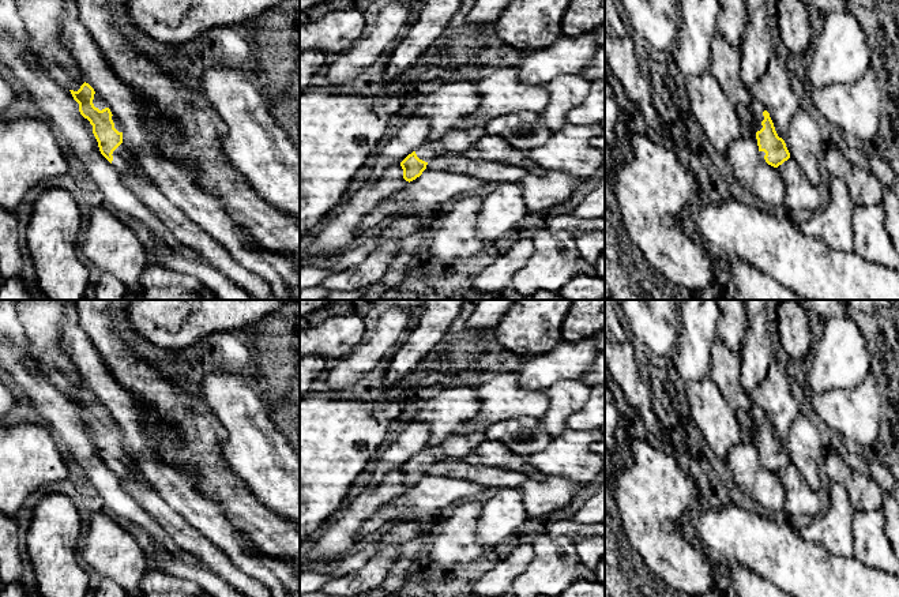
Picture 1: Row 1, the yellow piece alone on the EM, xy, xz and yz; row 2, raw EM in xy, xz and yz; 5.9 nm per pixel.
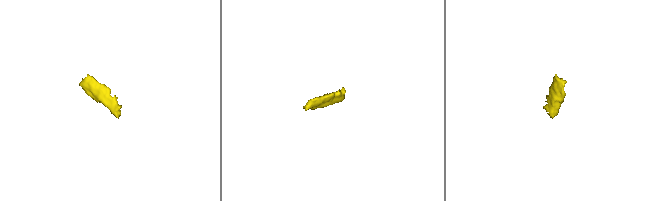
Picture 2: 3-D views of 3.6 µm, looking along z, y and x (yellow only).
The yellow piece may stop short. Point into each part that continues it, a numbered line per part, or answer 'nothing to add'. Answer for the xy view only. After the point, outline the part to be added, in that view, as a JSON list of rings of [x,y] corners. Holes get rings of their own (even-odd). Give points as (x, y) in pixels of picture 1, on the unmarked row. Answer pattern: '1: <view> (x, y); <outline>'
1: xy (98, 406); [[[94,399],[94,405],[93,405],[93,409],[95,413],[98,413],[99,416],[105,414],[105,413],[109,413],[108,412],[108,408],[99,401],[99,399]]]

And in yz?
1: yz (756, 413); [[[752,406],[749,410],[751,414],[751,425],[746,428],[746,433],[757,438],[763,433],[761,427],[764,425],[763,417],[766,412],[759,406]]]

